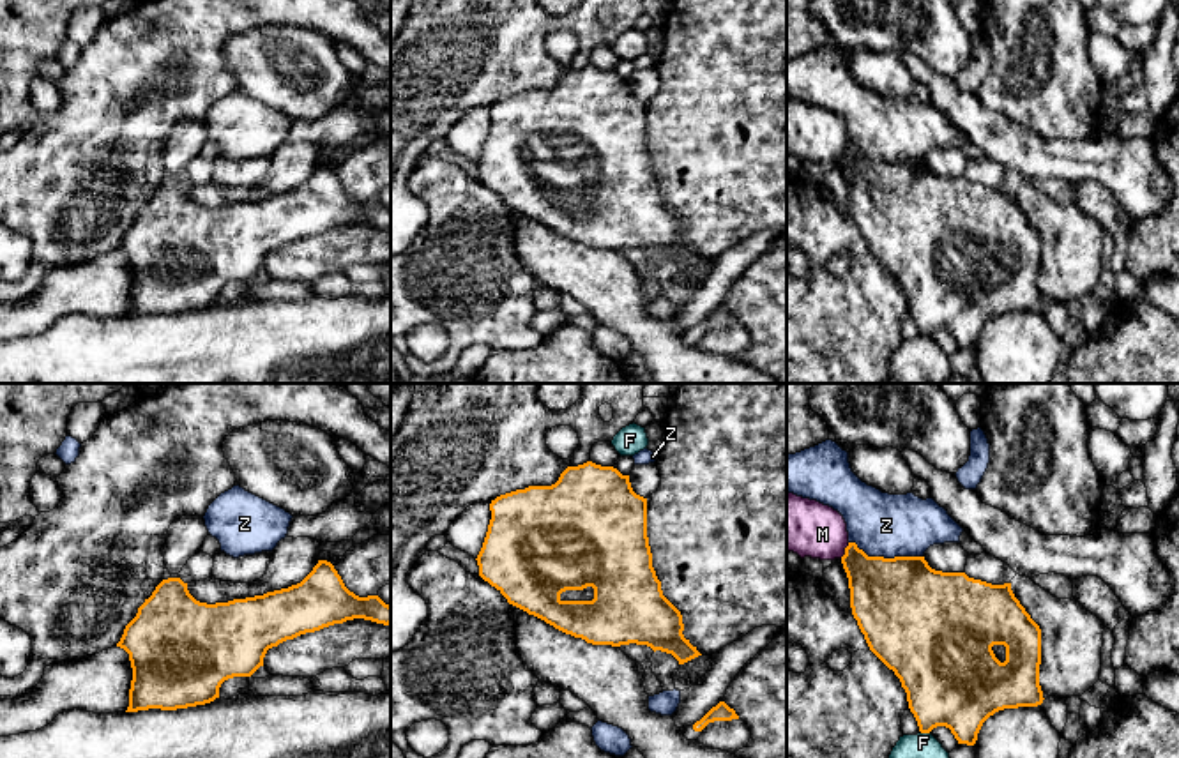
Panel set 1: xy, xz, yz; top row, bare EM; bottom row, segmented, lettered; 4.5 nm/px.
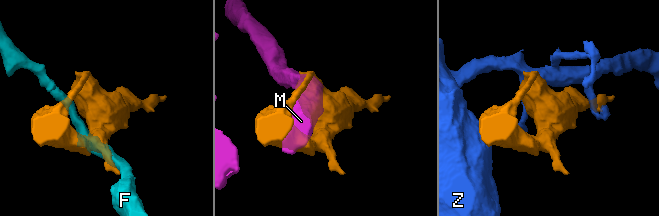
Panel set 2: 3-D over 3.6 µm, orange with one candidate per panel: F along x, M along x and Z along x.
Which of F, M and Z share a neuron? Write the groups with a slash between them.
F / M / Z

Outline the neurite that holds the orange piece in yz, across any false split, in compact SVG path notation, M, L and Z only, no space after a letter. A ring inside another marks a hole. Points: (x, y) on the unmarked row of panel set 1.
M848 147L841 168L852 219L870 254L900 283L921 337L946 330L958 348L974 350L983 327L995 316L1043 307L1041 233L1015 201L1011 187L992 189L965 177L935 175L924 161L868 161L856 147Z

